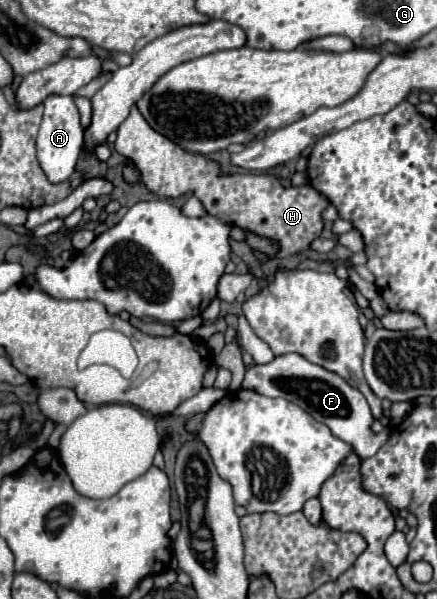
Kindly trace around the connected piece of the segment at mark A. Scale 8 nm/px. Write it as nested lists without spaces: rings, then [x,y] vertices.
[[[49,95],[43,101],[43,107],[45,107],[43,121],[39,127],[37,141],[35,141],[37,143],[37,159],[39,159],[39,165],[45,171],[47,179],[51,183],[61,183],[61,181],[69,179],[69,175],[75,171],[79,151],[85,143],[83,129],[79,123],[79,111],[71,97],[61,97],[61,95]]]

